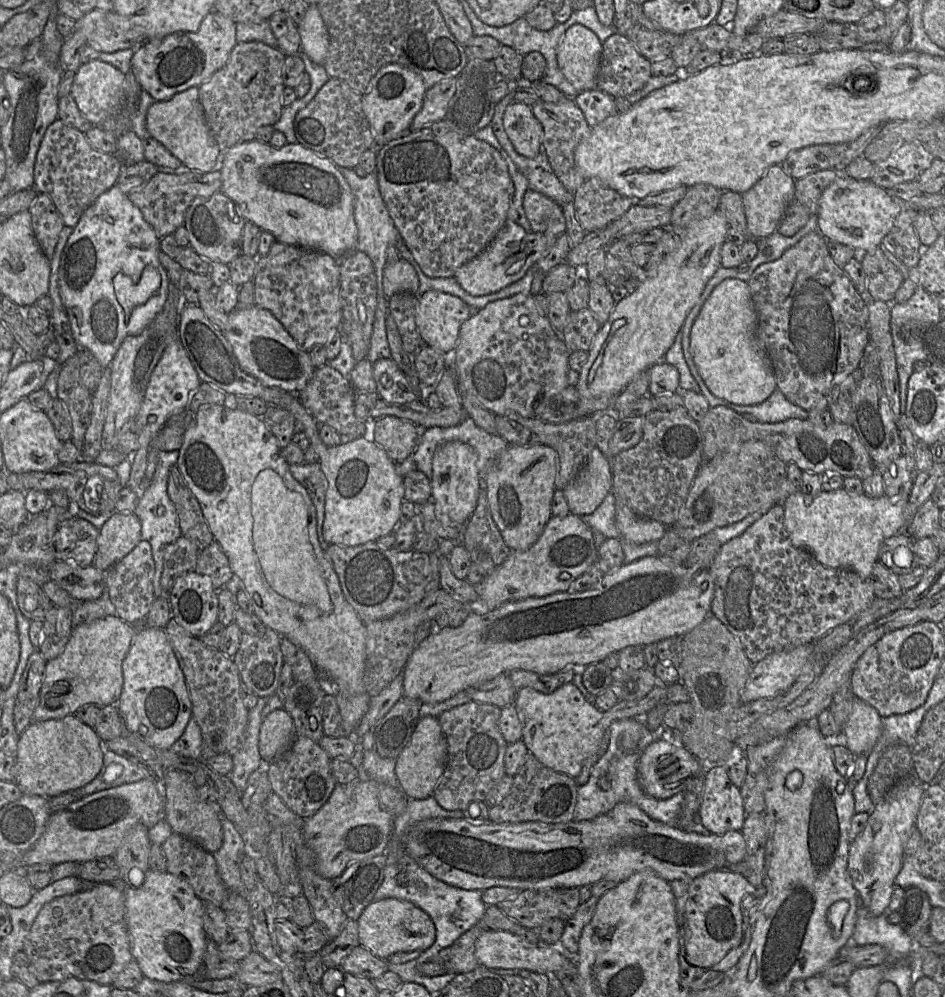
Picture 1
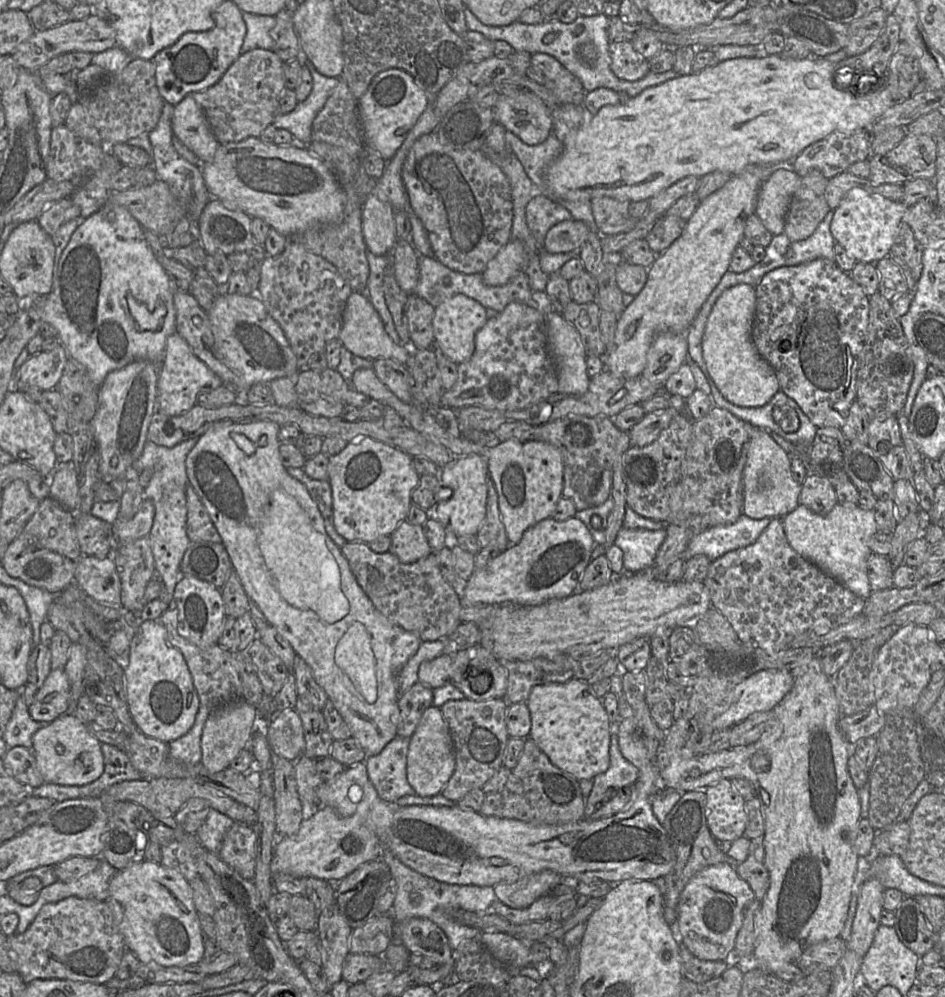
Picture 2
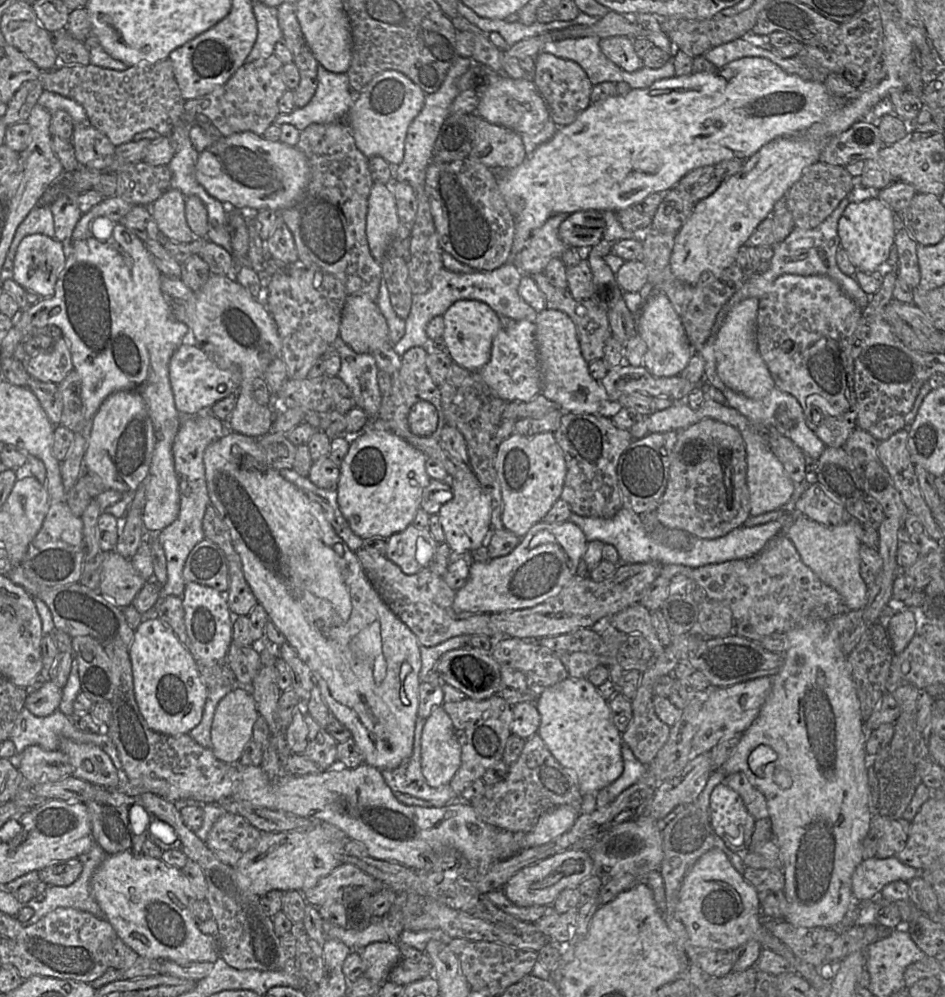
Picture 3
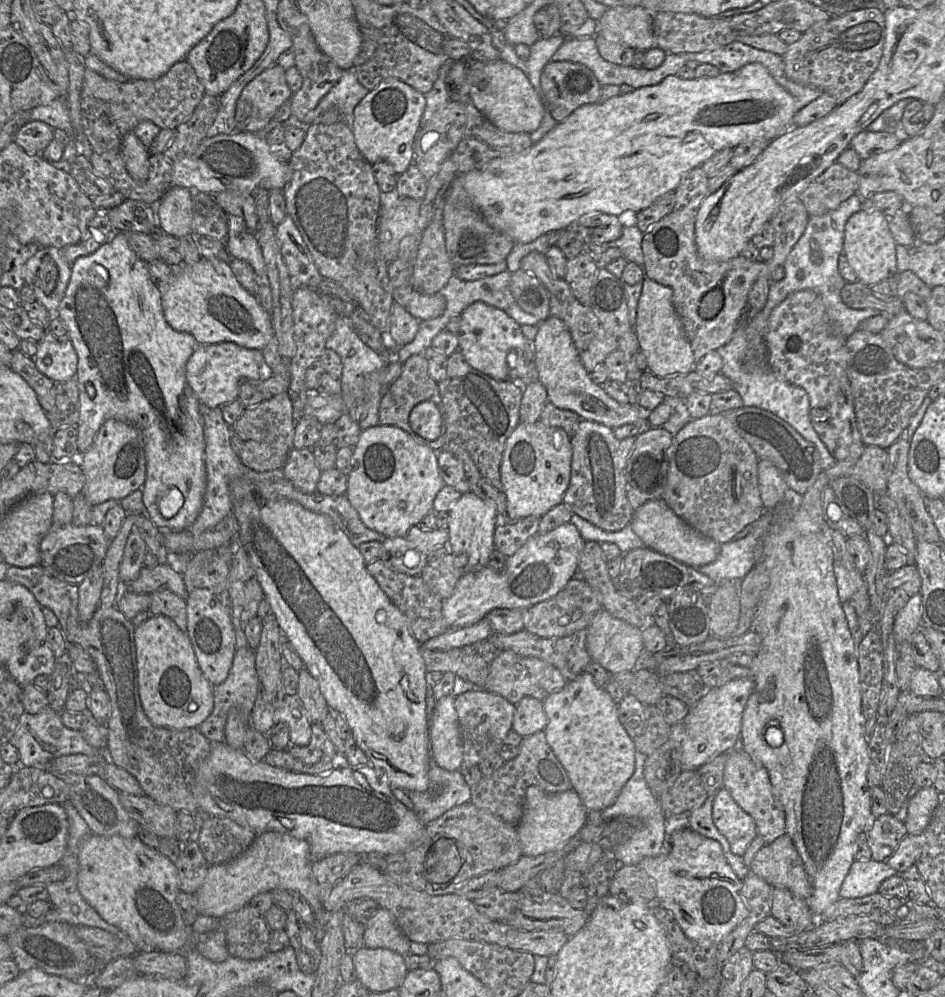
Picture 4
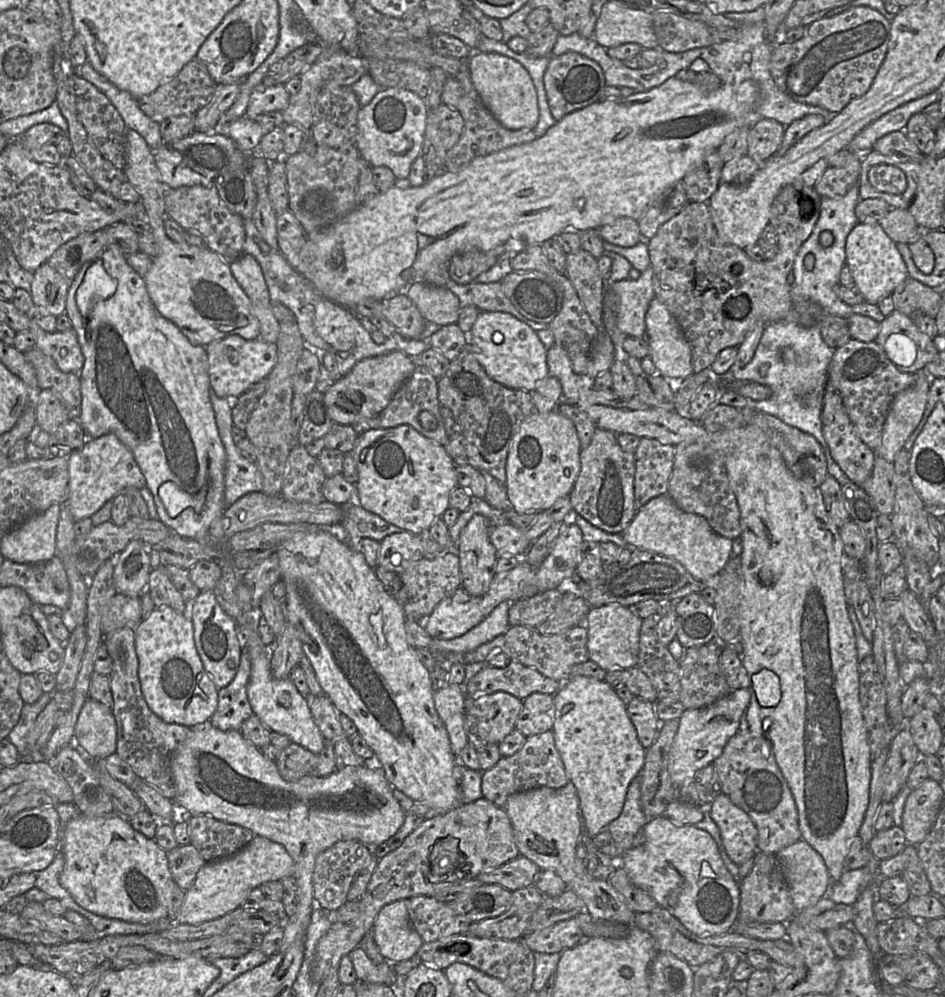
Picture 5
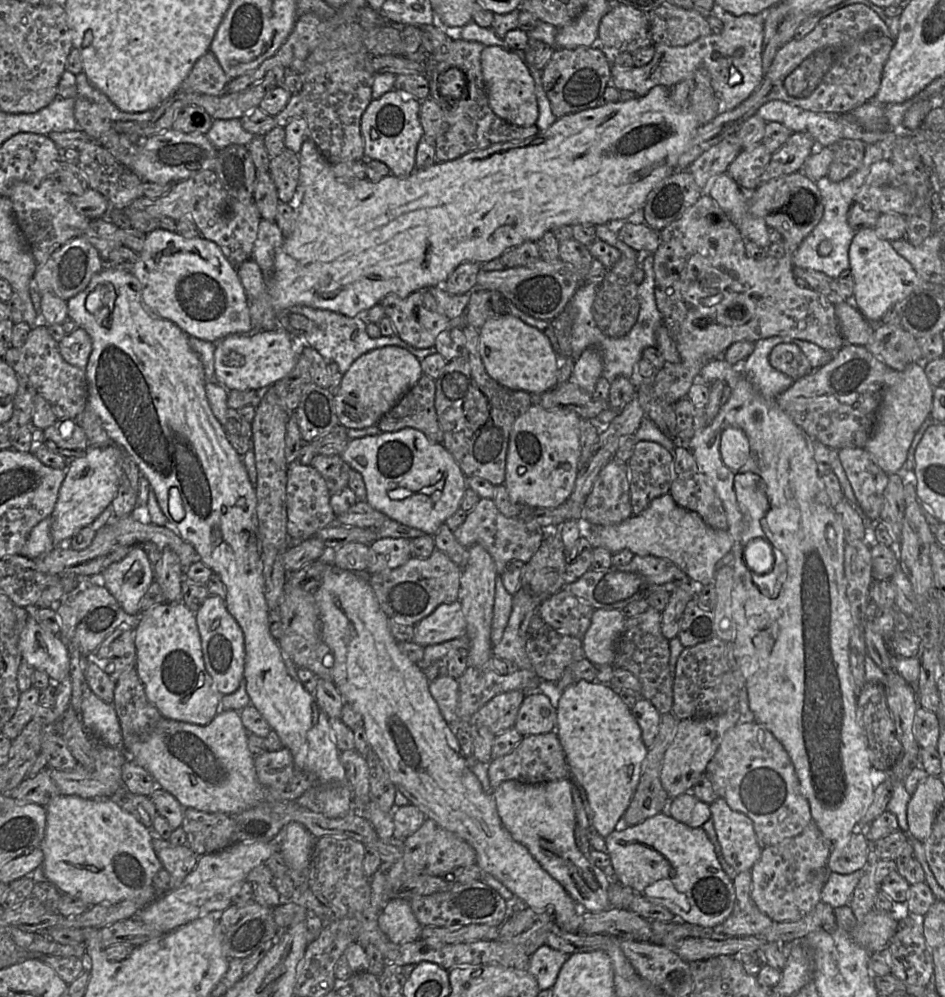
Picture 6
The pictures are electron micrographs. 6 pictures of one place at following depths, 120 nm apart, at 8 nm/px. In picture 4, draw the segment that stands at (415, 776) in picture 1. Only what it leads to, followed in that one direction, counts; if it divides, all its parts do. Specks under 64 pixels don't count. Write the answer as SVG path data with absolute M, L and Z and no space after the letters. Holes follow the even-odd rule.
M451 694L436 700L430 720L429 740L431 759L447 771L459 770L463 760L463 745Z

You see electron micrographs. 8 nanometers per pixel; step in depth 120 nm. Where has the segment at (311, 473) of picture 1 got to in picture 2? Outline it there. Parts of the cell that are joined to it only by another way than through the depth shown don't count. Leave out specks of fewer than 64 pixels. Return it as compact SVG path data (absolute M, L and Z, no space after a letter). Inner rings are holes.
M287 467L286 471L306 487L311 498L317 504L324 520L326 532L332 541L340 548L344 546L347 541L337 533L333 523L333 504L330 483L328 481L310 478L302 468Z

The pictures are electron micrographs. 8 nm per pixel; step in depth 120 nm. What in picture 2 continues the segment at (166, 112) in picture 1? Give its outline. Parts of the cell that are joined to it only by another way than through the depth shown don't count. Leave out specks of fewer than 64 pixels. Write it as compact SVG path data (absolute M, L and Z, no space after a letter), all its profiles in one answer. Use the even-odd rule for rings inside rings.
M190 94L174 106L172 131L174 137L191 150L202 164L213 160L220 143L204 110Z

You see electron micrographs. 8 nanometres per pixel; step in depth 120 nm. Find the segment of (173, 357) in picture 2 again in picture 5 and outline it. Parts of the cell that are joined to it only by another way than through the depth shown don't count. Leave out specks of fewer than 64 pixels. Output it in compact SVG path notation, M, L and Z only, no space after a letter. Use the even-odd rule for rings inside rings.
M237 335L227 336L205 347L211 389L220 398L236 400L251 385L266 380L277 361L277 344L260 338L245 340Z

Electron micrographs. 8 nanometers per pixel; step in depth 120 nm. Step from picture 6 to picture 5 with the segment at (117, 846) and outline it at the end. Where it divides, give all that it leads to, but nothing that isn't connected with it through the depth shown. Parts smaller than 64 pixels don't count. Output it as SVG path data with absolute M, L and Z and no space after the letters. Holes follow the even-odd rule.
M79 813L66 825L63 853L65 865L59 882L84 909L106 918L141 924L168 917L168 892L173 878L167 854L154 839L134 830L127 818L117 813L100 817Z

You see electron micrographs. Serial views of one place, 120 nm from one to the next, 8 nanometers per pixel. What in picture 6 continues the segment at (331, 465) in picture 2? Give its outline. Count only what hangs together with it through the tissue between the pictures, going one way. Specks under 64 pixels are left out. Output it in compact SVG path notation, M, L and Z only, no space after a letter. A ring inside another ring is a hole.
M407 427L396 432L351 439L341 458L362 475L366 486L365 501L373 509L391 520L421 530L425 535L433 536L446 519L460 508L468 487L466 476L443 443L430 440L415 428Z

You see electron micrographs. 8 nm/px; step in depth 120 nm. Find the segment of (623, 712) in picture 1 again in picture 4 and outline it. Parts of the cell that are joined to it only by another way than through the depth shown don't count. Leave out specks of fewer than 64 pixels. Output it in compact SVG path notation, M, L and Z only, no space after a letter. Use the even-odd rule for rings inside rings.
M583 671L562 689L548 695L543 700L543 708L548 718L544 729L546 740L566 770L572 789L577 792L585 808L588 811L601 811L611 806L635 768L636 748L633 739L619 721L618 704L613 701L604 687L595 682L591 674Z

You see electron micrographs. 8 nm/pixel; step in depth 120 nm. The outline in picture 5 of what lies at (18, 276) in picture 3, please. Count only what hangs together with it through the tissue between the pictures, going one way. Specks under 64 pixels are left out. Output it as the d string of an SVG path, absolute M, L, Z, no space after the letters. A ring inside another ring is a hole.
M48 262L33 273L31 296L38 311L55 317L65 314L70 282Z

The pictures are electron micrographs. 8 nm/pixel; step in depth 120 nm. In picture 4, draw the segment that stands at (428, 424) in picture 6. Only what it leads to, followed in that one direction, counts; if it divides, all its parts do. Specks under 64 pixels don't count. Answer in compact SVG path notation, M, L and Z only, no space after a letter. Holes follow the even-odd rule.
M421 354L412 355L402 364L400 376L384 392L379 406L379 424L396 426L407 432L418 443L426 445L435 451L443 449L447 431L447 416L440 398L438 383L429 375L427 360ZM423 401L433 402L442 418L440 435L433 441L426 440L416 434L409 424L409 415L412 409Z

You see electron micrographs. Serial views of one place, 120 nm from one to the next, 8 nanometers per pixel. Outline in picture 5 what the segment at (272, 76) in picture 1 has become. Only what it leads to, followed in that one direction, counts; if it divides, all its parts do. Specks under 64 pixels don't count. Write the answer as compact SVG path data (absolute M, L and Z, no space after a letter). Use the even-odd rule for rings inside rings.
M258 84L250 94L244 117L254 120L258 115L273 111L284 111L289 103L290 94L284 84L265 86Z

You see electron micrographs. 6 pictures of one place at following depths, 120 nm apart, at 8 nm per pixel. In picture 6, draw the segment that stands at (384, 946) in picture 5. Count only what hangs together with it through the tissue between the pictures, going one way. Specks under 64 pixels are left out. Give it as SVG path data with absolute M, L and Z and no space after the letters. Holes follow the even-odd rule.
M405 898L390 900L379 914L378 925L395 944L413 942L421 937L422 926L412 911L410 901Z

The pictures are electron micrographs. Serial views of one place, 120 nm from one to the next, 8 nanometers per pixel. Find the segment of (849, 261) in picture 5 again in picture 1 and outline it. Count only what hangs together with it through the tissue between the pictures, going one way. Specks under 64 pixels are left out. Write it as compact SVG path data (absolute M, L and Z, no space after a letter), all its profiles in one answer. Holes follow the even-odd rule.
M847 174L837 177L822 193L818 202L818 232L826 238L850 246L858 253L877 249L888 235L893 224L903 210L908 207L906 201L891 195L884 188L877 186L871 180L856 180Z

